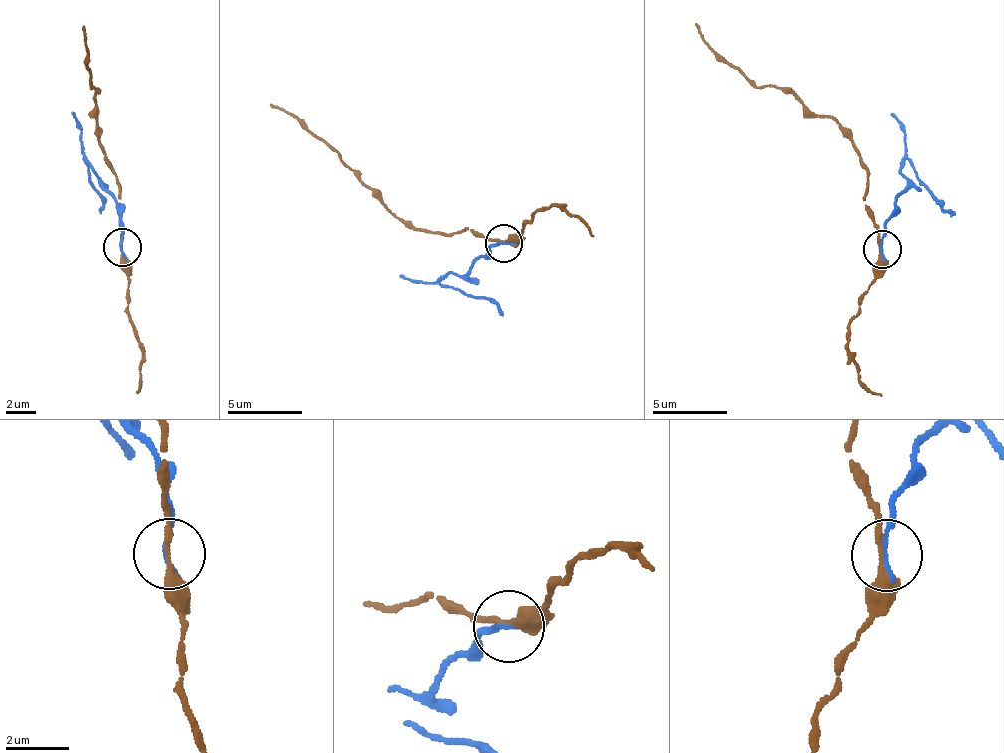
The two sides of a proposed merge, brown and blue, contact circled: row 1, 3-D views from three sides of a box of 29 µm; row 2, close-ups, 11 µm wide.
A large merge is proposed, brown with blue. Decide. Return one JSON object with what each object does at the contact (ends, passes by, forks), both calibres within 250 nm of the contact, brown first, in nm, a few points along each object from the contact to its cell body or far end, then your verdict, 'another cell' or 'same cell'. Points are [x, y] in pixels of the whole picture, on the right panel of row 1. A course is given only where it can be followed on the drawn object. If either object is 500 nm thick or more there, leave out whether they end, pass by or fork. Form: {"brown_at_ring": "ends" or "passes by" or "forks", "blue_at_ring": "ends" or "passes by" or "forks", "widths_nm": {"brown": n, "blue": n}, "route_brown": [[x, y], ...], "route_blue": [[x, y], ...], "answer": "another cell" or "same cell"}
{"brown_at_ring": "passes by", "blue_at_ring": "ends", "widths_nm": {"brown": 240, "blue": 160}, "route_brown": [[879, 248], [879, 226], [864, 203], [867, 177], [852, 135], [777, 86], [756, 83], [708, 45], [695, 23]], "route_blue": [[882, 248], [894, 203], [907, 180], [906, 165], [931, 199], [955, 214]], "answer": "another cell"}

